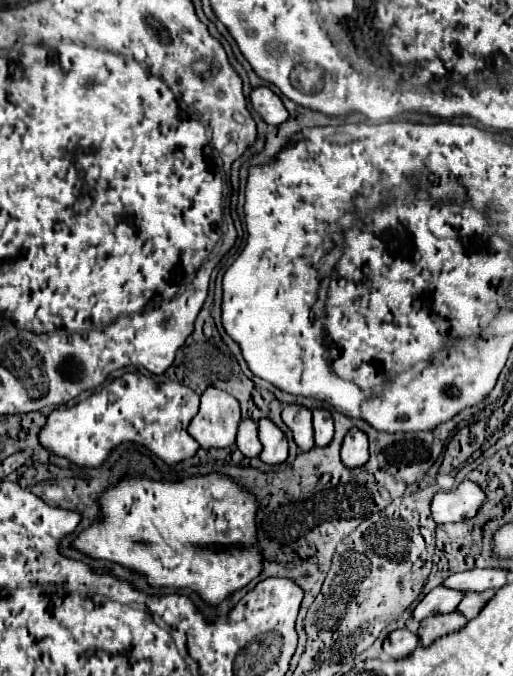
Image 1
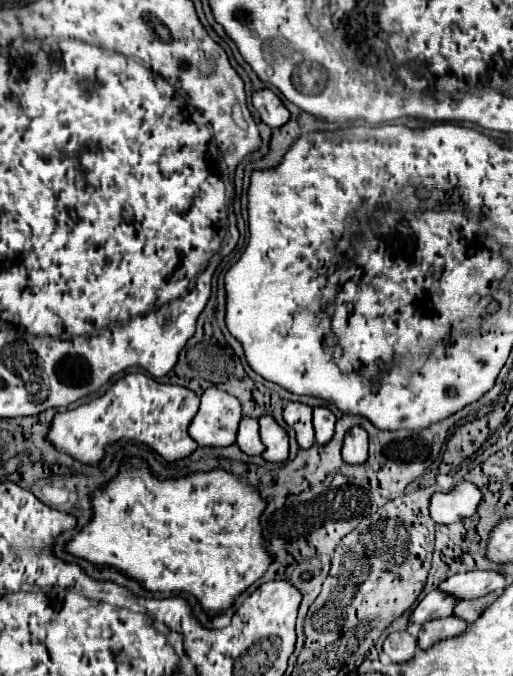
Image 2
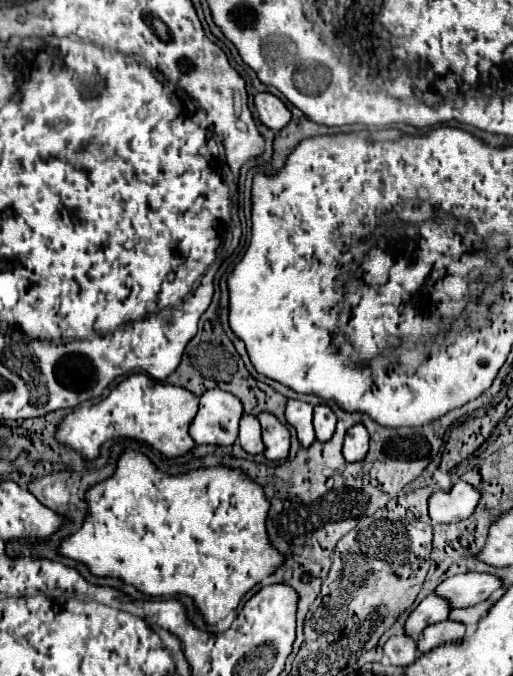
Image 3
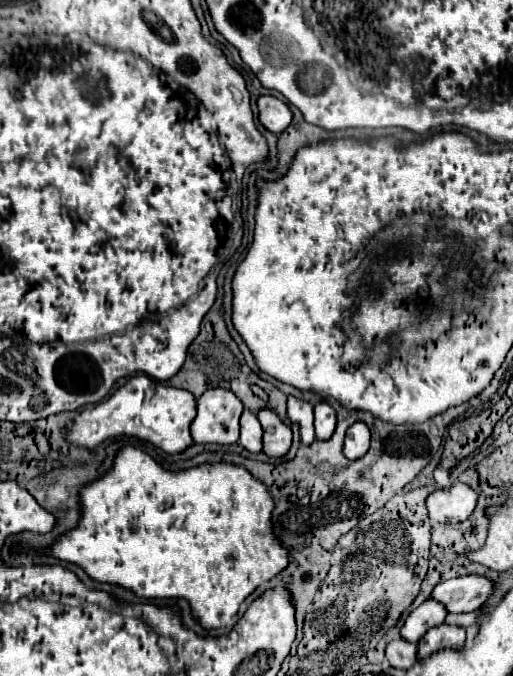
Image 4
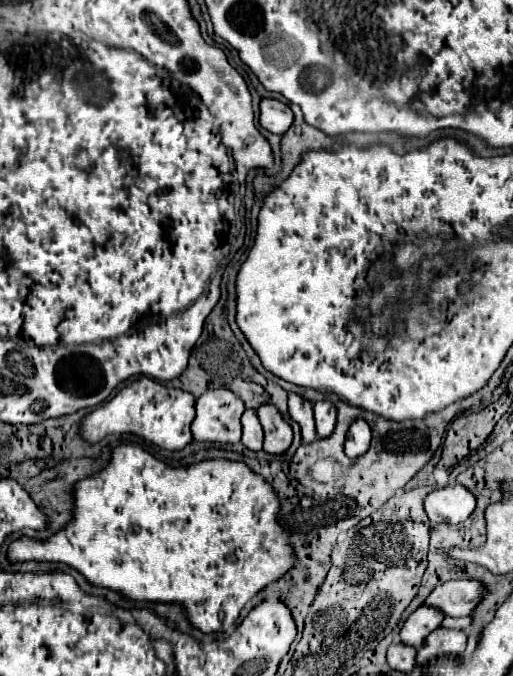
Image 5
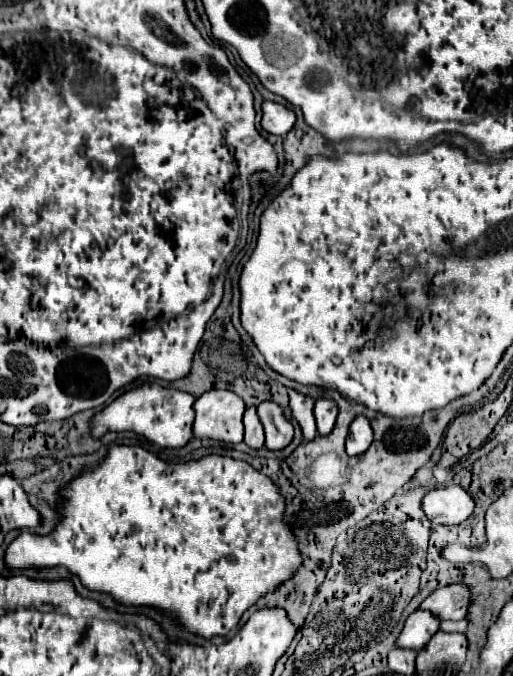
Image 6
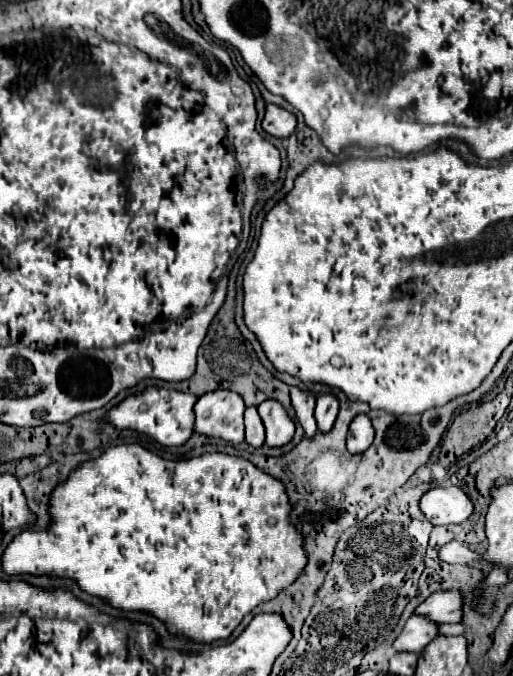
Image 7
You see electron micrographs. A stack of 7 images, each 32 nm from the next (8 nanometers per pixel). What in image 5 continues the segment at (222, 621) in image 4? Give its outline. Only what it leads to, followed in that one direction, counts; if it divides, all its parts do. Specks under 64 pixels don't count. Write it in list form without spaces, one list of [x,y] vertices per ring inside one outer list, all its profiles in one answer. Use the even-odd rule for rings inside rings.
[[[116,446],[112,450],[110,462],[106,464],[106,468],[98,470],[96,474],[80,480],[74,484],[72,490],[72,498],[74,498],[74,508],[72,508],[72,518],[68,520],[66,526],[60,528],[60,532],[52,534],[46,540],[38,540],[38,538],[30,538],[30,536],[22,536],[16,542],[10,544],[8,548],[8,560],[14,564],[20,562],[50,562],[50,564],[66,564],[74,570],[78,570],[84,580],[92,586],[98,588],[108,588],[118,592],[122,598],[130,600],[130,602],[162,602],[162,604],[176,604],[184,610],[188,622],[198,628],[204,634],[214,634],[214,632],[226,632],[230,626],[236,624],[236,620],[240,618],[242,608],[246,606],[246,602],[250,602],[258,592],[262,592],[268,584],[280,580],[282,576],[286,576],[294,566],[296,566],[296,554],[294,554],[294,546],[290,542],[290,538],[286,536],[284,528],[278,522],[278,512],[280,512],[280,498],[276,496],[276,490],[272,488],[272,484],[262,478],[260,474],[256,474],[252,468],[248,468],[244,462],[234,462],[234,460],[202,460],[198,464],[190,464],[190,466],[180,466],[180,468],[172,468],[166,466],[164,462],[156,460],[152,454],[148,454],[146,450],[142,450],[140,446]]]

